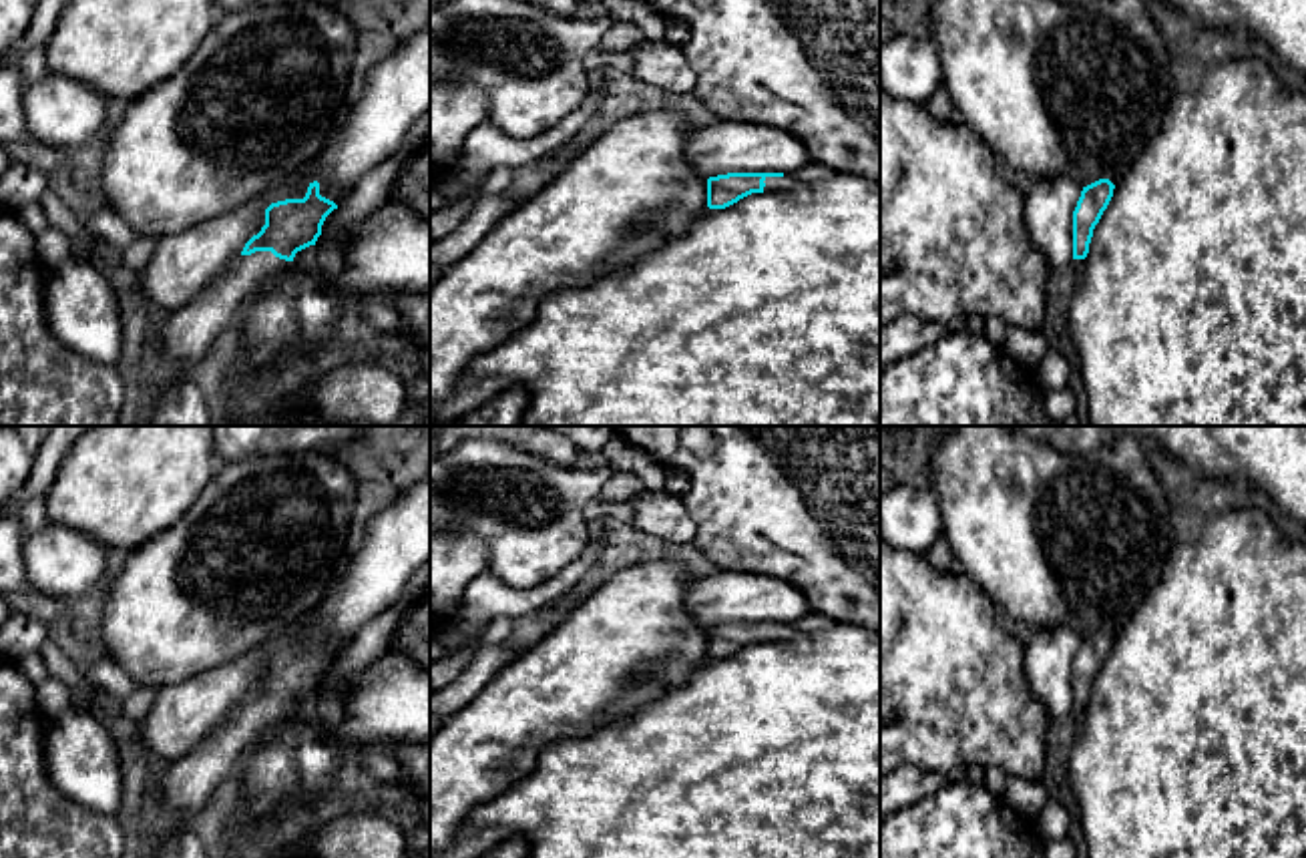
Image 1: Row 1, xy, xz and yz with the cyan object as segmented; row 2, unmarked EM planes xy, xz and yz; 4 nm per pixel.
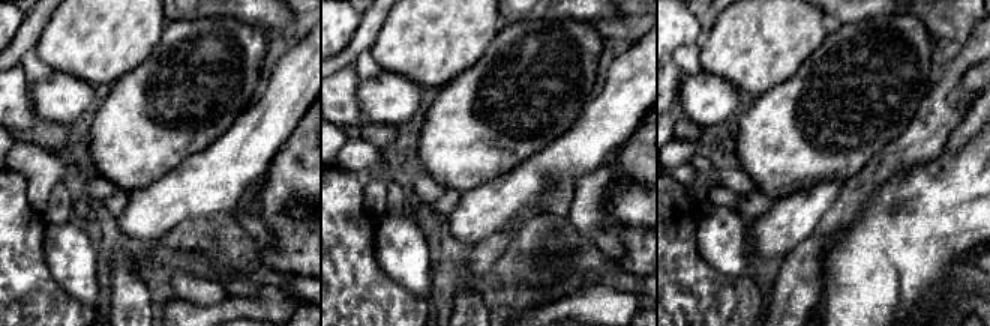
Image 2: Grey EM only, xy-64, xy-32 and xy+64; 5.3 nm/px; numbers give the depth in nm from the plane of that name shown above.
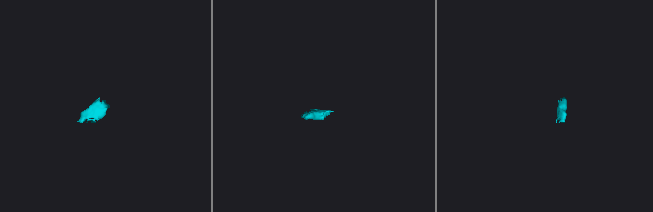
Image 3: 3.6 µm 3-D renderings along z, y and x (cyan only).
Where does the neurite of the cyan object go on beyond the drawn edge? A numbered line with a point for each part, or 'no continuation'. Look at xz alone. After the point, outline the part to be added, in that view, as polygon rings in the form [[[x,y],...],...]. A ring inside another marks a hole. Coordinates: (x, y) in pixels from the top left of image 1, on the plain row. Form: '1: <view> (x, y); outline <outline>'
1: xz (772, 633); outline [[[784,625],[784,627],[766,627],[766,637],[764,643],[772,643],[772,641],[786,641],[796,637],[796,627],[794,625]]]

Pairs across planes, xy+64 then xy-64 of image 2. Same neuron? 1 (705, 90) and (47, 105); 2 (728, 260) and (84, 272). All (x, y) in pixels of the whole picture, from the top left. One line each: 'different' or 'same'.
1: same
2: same

